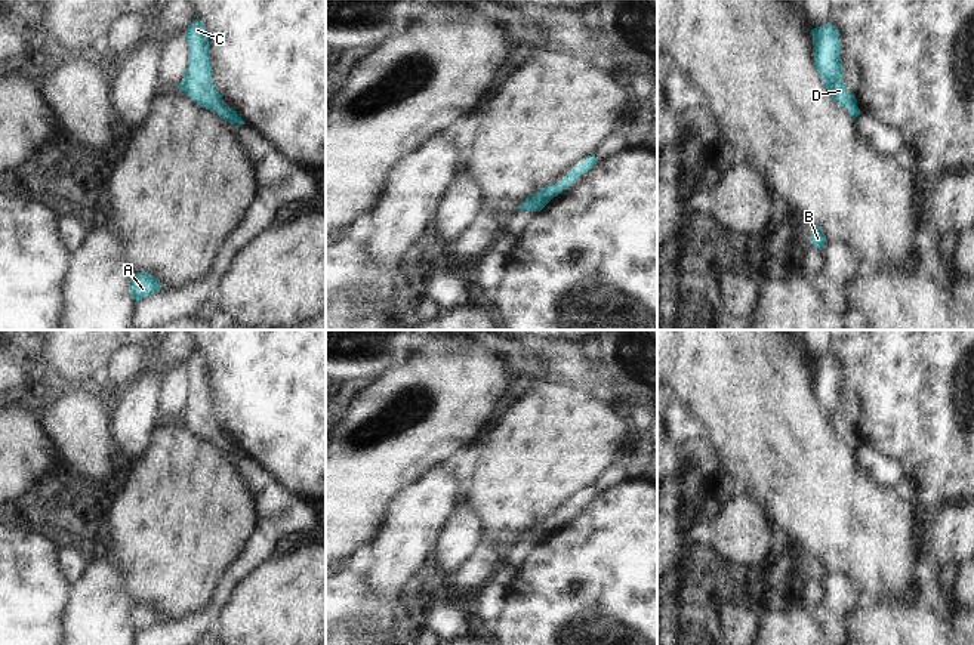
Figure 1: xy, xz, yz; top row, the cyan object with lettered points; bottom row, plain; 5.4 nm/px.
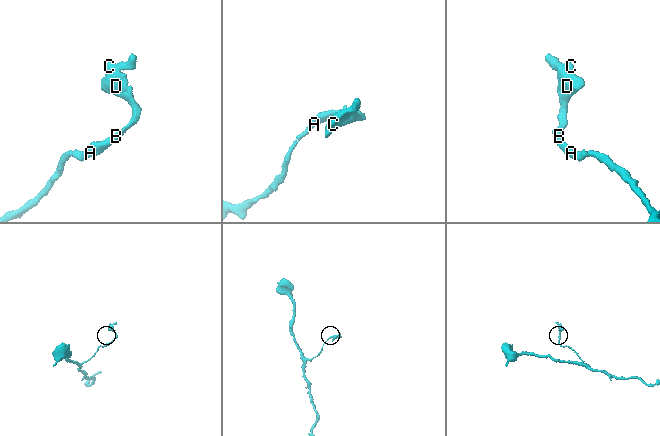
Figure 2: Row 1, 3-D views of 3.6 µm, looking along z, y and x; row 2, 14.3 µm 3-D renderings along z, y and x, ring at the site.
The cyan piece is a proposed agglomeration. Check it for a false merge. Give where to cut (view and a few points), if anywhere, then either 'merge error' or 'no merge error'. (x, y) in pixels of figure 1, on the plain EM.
no cut; no merge error

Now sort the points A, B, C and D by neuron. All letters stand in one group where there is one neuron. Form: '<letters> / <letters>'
A B C D

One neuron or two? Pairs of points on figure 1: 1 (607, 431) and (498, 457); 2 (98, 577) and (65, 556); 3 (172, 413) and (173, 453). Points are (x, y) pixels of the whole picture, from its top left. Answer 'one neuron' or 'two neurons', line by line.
1: one neuron
2: two neurons
3: two neurons

